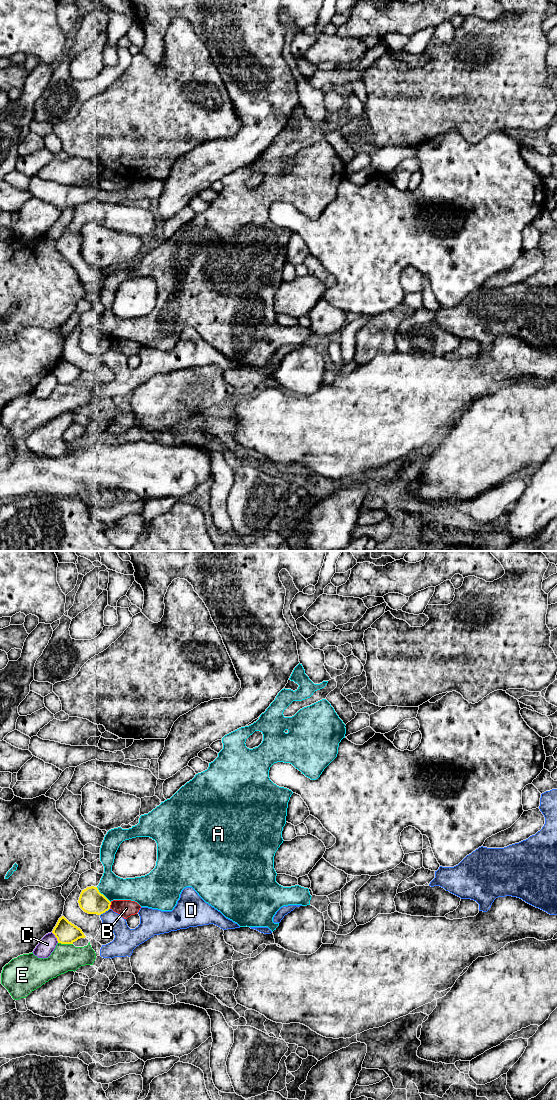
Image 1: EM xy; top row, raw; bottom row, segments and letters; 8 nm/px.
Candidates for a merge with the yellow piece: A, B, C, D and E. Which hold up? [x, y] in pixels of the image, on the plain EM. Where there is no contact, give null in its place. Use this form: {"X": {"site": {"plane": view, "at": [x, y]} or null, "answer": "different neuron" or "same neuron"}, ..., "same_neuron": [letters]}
{"A": {"site": {"plane": "xy", "at": [103, 335]}, "answer": "different neuron"}, "B": {"site": {"plane": "xy", "at": [110, 344]}, "answer": "different neuron"}, "C": {"site": {"plane": "xy", "at": [55, 376]}, "answer": "different neuron"}, "D": {"site": {"plane": "xy", "at": [104, 352]}, "answer": "different neuron"}, "E": {"site": {"plane": "xy", "at": [65, 383]}, "answer": "different neuron"}, "same_neuron": []}

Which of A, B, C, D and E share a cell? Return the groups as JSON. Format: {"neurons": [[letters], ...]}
{"neurons": [["A"], ["B"], ["C"], ["D", "E"]]}

